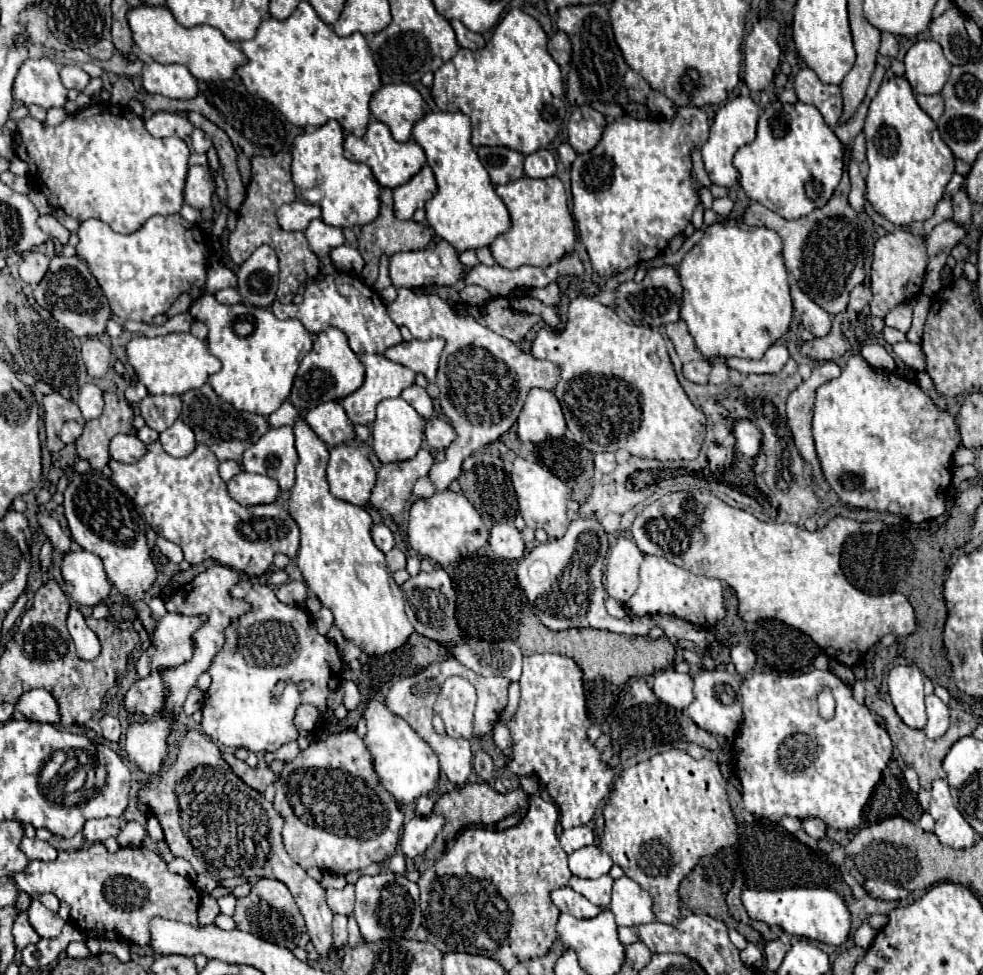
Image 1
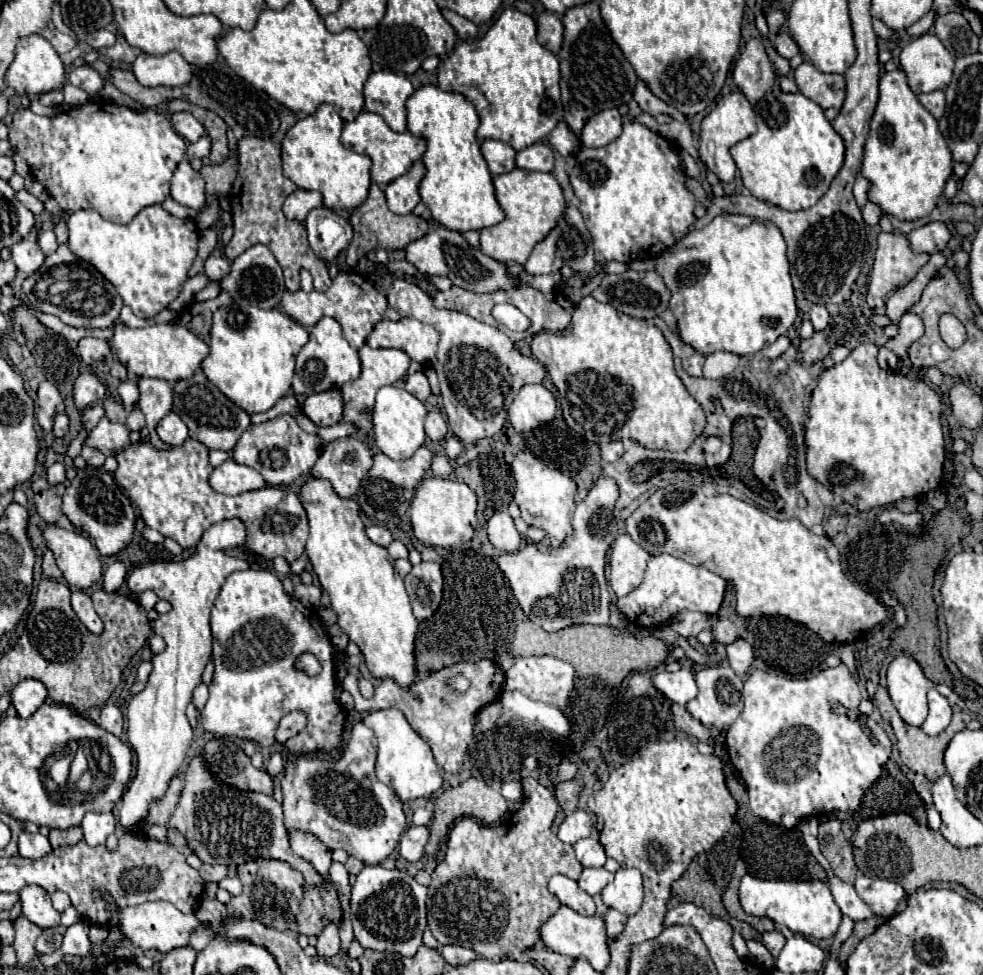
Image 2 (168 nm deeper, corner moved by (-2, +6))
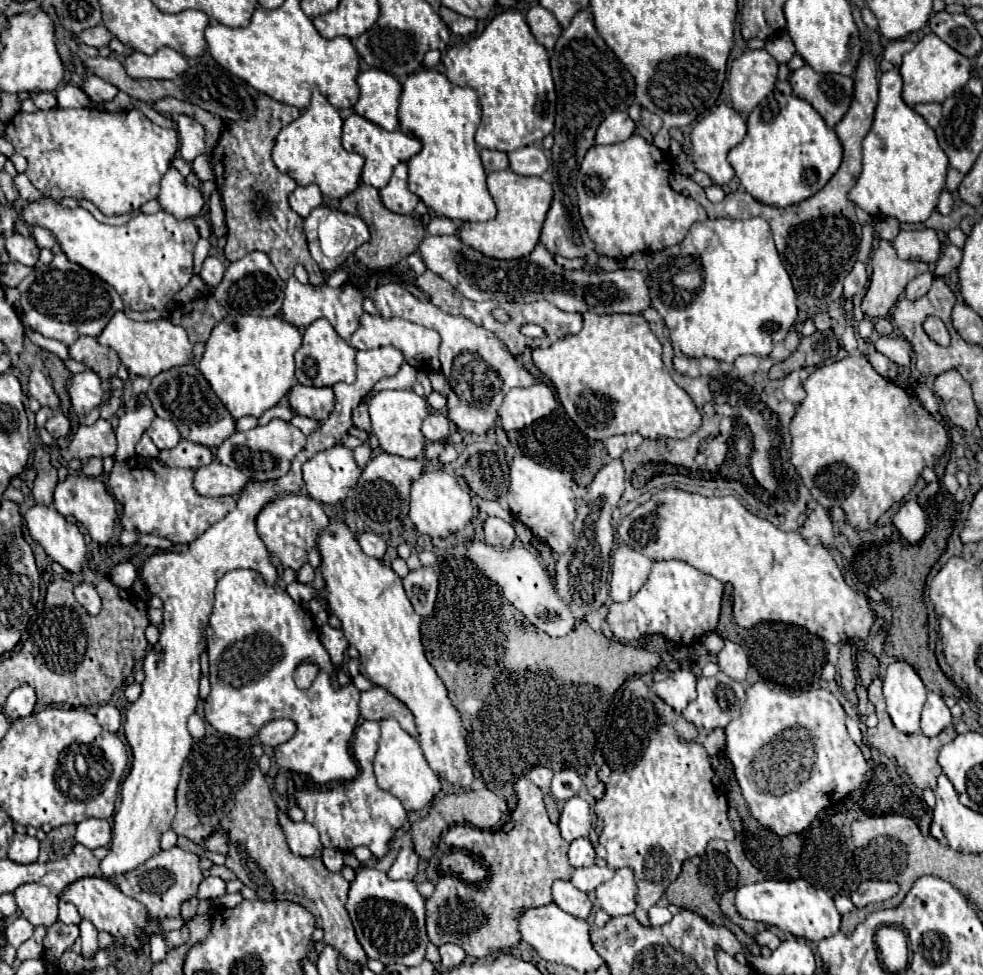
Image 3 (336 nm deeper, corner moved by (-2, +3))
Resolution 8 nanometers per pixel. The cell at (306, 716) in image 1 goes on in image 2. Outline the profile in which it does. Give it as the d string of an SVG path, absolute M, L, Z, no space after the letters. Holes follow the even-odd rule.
M292 711L288 715L282 717L280 725L278 725L278 731L276 731L276 741L278 743L284 743L288 741L290 737L294 737L296 733L300 733L304 729L304 725L308 723L306 719L306 713L300 713L300 711Z

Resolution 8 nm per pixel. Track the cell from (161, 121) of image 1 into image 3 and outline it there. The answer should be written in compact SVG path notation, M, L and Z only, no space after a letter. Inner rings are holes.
M178 116L176 130L178 130L178 138L180 138L180 156L186 162L194 162L196 156L206 154L204 128L194 118Z

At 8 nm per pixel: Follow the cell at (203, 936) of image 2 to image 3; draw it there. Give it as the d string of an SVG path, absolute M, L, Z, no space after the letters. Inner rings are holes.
M184 926L184 928L180 928L180 930L172 930L172 932L166 934L164 940L166 940L166 946L168 946L168 948L182 946L182 944L188 942L188 928Z

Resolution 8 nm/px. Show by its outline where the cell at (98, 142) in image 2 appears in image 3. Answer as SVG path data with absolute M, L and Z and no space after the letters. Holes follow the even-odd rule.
M52 108L52 110L36 110L32 114L26 112L18 112L8 124L6 124L6 132L4 138L8 142L14 144L16 152L22 154L28 160L28 168L26 168L26 176L30 178L30 182L36 186L36 190L40 190L44 196L52 196L54 200L62 200L66 196L70 198L86 198L90 202L96 204L96 208L106 214L106 216L118 216L118 214L128 214L128 212L138 212L140 206L152 198L158 196L158 188L160 188L160 180L166 174L166 170L170 168L170 162L178 150L178 134L176 130L166 130L162 126L152 124L140 110L130 110L130 112L106 112L106 110L96 110L96 108Z

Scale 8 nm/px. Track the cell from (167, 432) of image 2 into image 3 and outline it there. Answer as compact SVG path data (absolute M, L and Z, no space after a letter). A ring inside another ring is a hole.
M156 418L150 424L150 428L146 430L146 434L152 438L152 442L156 444L156 448L160 448L160 450L174 448L180 442L178 428L170 420L162 420L162 418Z

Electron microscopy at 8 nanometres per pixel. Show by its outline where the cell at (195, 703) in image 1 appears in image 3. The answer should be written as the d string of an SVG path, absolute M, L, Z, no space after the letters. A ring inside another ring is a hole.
M192 714L188 718L188 730L195 740L199 740L205 736L206 733L206 724L203 718L200 718L198 714Z

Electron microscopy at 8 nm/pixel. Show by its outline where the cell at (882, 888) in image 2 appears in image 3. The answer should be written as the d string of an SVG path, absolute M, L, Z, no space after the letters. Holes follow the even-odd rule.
M866 880L852 892L852 902L856 908L864 908L870 902L882 902L898 892L898 884L890 881Z

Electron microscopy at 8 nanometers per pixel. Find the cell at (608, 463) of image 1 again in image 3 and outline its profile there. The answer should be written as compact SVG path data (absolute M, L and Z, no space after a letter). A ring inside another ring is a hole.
M618 434L618 436L612 436L606 440L606 448L608 448L608 454L610 458L620 458L626 450L626 436L624 434Z

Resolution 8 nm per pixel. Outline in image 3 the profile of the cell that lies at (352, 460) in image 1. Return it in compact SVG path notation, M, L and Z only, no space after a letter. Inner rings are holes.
M332 446L306 460L302 464L302 474L310 498L322 504L336 504L356 486L360 468L356 466L350 448Z

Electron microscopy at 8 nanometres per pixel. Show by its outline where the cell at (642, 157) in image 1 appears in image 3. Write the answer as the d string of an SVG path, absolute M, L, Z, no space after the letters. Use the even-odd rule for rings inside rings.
M640 134L612 146L592 146L586 152L576 184L578 212L598 254L618 262L634 252L652 254L680 244L694 222L708 220L696 200L670 188L670 170L670 158Z

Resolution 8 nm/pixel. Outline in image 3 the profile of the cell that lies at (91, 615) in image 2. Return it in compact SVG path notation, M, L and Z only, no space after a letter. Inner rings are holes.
M80 582L80 584L74 588L74 596L76 596L76 600L78 600L90 614L98 614L98 612L100 612L100 596L98 596L94 584Z

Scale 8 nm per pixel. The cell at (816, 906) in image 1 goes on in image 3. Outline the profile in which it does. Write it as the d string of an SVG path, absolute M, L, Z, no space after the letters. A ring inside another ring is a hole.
M764 880L740 886L736 890L736 910L748 920L758 920L776 926L782 932L790 932L792 936L806 938L812 942L820 942L822 938L834 936L840 930L840 914L834 906L834 900L824 890L818 890L804 880Z

